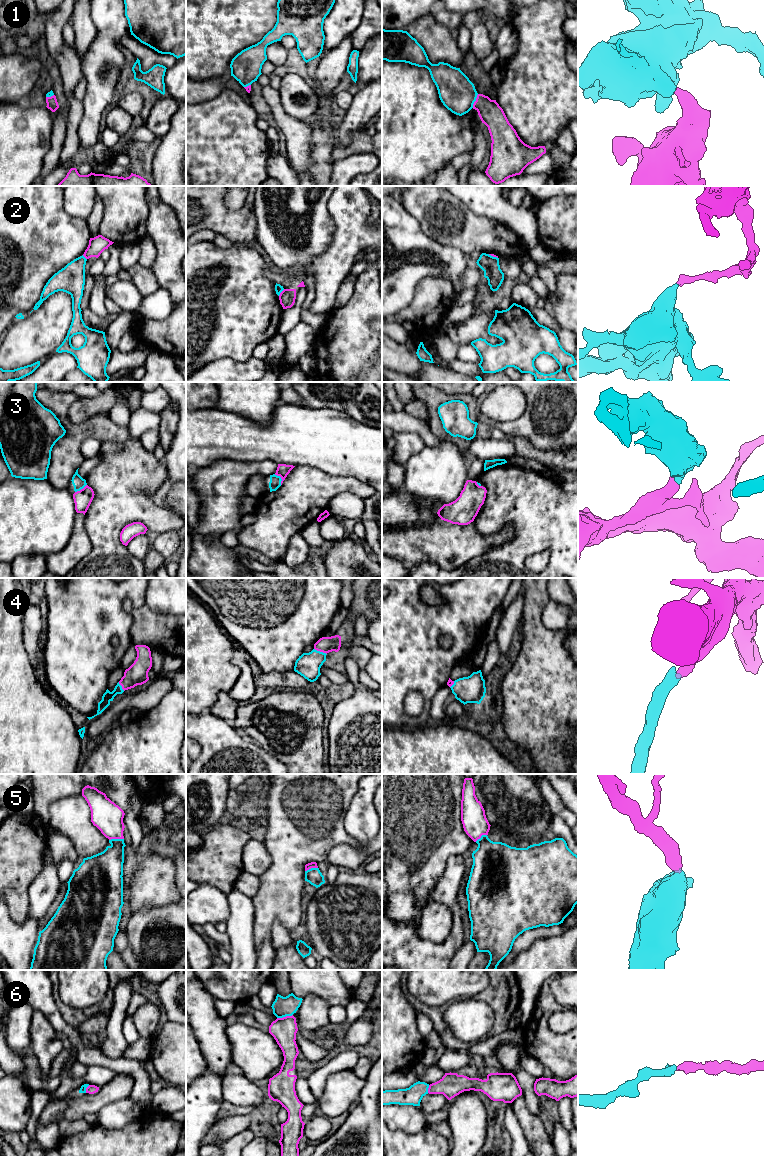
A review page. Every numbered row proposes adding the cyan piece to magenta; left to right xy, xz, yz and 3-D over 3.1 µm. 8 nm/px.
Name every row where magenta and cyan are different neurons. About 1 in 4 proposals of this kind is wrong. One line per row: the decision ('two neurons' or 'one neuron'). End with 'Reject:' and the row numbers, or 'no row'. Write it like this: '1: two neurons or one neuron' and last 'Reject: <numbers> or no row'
1: one neuron
2: two neurons
3: one neuron
4: one neuron
5: one neuron
6: one neuron
Reject: 2

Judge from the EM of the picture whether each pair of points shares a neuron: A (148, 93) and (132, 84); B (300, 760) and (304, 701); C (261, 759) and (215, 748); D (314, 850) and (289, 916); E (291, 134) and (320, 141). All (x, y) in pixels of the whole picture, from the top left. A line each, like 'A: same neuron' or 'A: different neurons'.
A: same neuron
B: same neuron
C: same neuron
D: same neuron
E: different neurons

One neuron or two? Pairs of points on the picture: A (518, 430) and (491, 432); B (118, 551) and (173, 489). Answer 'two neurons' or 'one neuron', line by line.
A: two neurons
B: two neurons

